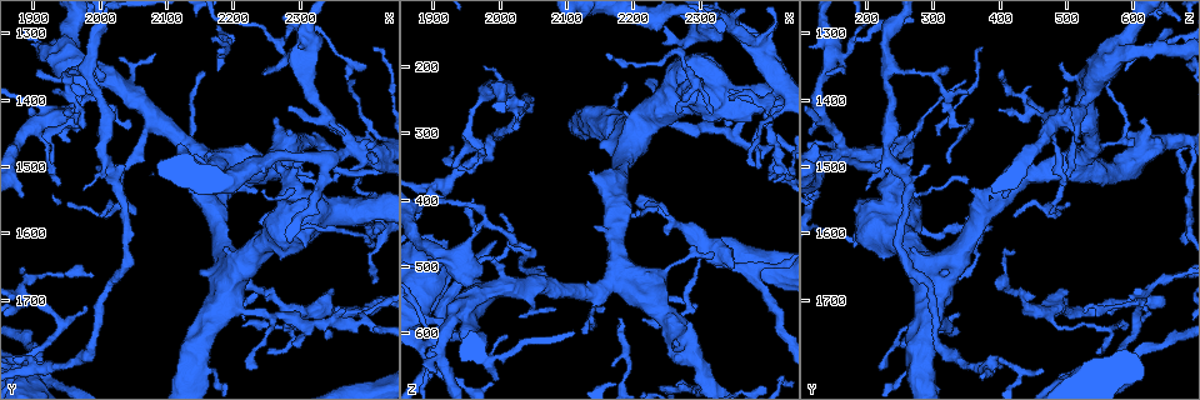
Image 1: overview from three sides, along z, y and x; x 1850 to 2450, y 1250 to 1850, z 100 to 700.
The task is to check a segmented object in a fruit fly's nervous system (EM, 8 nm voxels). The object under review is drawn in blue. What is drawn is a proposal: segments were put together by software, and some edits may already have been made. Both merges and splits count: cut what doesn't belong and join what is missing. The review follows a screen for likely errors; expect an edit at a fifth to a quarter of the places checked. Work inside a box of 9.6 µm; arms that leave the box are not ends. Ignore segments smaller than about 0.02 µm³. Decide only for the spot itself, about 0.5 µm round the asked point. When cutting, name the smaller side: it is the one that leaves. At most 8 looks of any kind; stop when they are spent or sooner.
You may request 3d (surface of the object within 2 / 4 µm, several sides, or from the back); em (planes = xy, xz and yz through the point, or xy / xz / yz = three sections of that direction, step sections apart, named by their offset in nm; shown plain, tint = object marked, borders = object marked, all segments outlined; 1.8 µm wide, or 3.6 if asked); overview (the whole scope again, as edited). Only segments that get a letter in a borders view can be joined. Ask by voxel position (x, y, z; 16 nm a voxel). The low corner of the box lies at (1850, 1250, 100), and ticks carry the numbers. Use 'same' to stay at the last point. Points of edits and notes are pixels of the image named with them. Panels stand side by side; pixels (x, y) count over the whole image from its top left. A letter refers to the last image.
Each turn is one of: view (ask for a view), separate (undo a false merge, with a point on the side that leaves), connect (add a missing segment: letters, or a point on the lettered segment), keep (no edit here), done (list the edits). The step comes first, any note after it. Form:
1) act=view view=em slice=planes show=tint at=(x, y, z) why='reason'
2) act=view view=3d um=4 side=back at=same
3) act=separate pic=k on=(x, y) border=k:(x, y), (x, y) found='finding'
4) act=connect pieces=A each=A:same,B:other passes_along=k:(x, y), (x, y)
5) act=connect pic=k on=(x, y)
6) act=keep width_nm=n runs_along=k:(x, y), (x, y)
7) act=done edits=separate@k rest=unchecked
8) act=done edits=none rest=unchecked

act=view view=em slice=planes show=borders at=(2420, 1480, 230) why='calibre changes'

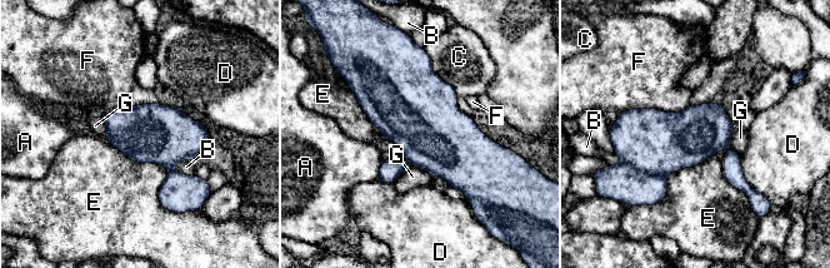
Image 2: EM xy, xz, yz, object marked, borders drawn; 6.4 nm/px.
act=separate pic=2 on=(655, 142) width_nm=360 each=A:other,B:other,C:other,D:other,E:other,F:other,G:other border=2:(623, 162), (649, 173), (665, 175) found='a second cell is stuck on'

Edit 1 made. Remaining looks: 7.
act=view view=em slice=planes show=plain at=(1915, 1430, 485) why='thin arm on a thick one'

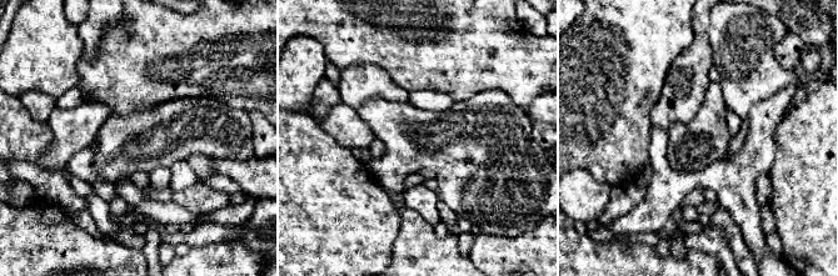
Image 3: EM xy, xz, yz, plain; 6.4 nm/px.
act=view view=em slice=planes show=borders at=same why='what lies round it'

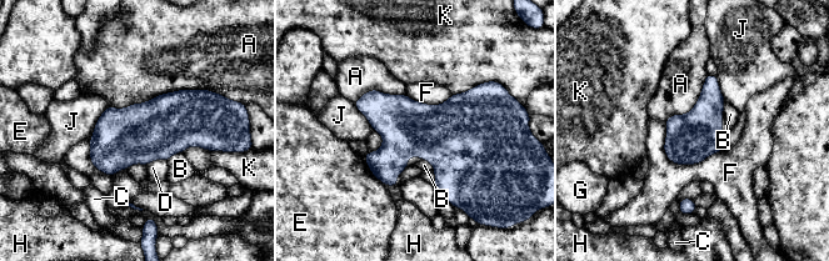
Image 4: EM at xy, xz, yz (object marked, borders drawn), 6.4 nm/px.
act=keep width_nm=320 each=A:other,B:other,C:other,D:other,E:other,F:other,G:other,H:other,J:other,K:other found='continuous, no second cell'

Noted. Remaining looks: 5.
act=done edits=separate@2 rest=unchecked

